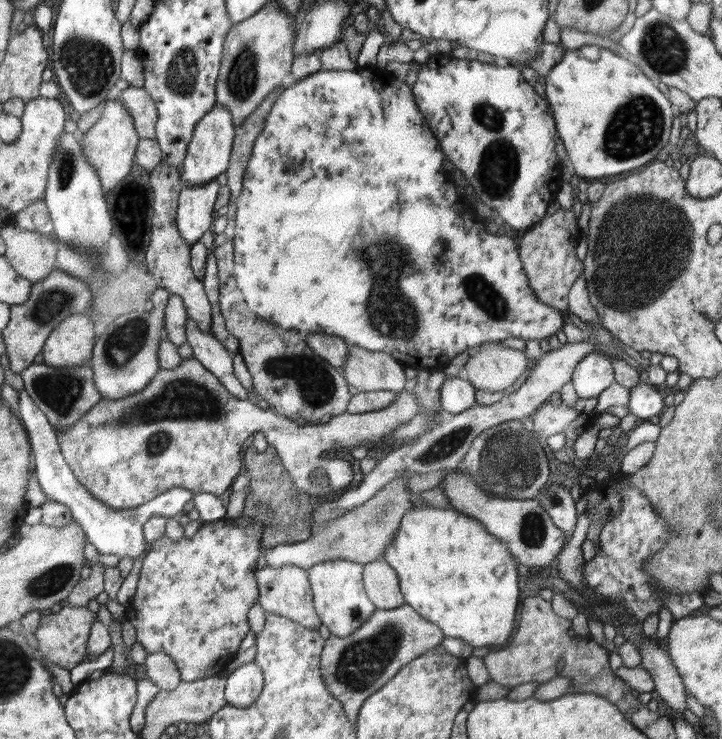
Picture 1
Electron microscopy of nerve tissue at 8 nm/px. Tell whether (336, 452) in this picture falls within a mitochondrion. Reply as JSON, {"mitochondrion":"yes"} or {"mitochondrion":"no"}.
{"mitochondrion":"no"}

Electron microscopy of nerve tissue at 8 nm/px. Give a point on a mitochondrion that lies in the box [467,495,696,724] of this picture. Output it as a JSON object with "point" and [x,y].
{"point":[532,530]}

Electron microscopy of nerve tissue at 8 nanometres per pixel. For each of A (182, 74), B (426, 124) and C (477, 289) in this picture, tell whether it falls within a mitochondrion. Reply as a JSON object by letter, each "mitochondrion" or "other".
{"A":"mitochondrion","B":"other","C":"mitochondrion"}

